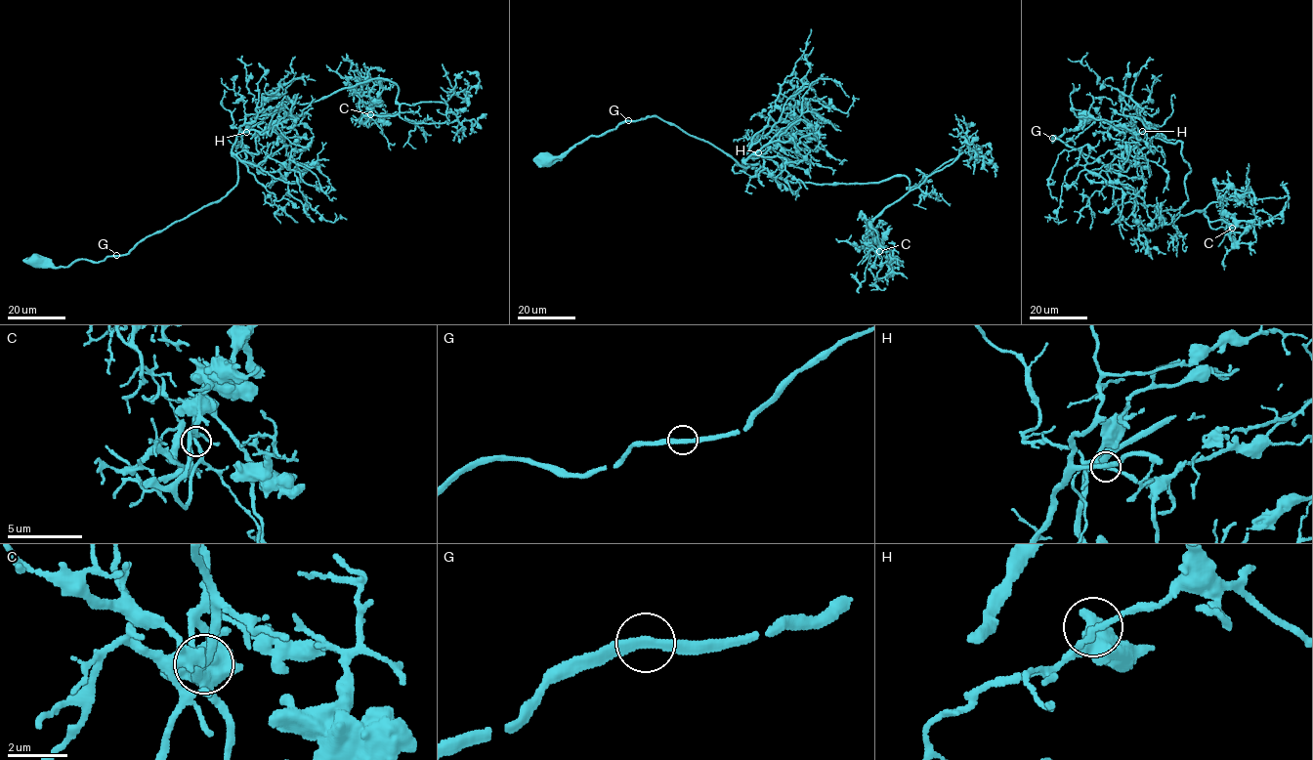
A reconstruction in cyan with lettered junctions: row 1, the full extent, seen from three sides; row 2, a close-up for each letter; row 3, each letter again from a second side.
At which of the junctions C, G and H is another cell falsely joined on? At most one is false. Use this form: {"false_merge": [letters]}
{"false_merge": []}

